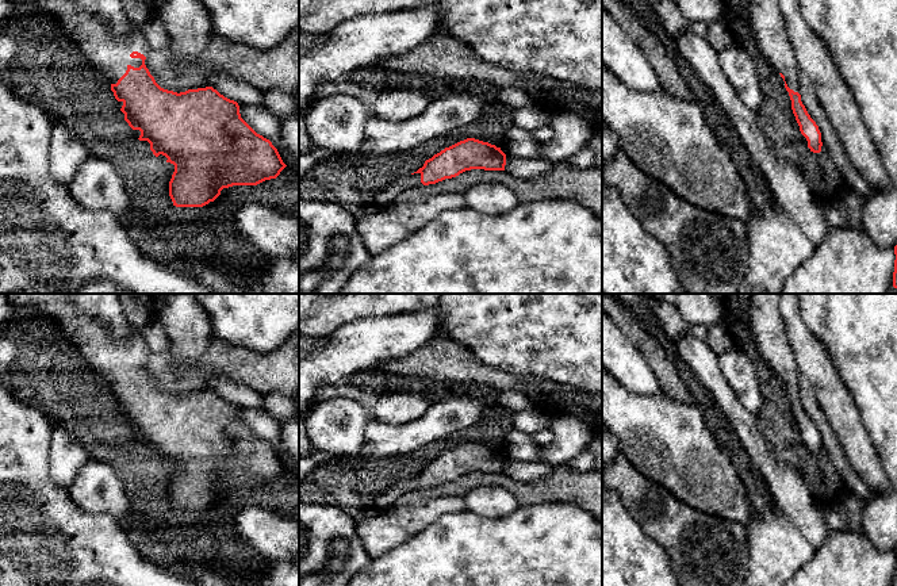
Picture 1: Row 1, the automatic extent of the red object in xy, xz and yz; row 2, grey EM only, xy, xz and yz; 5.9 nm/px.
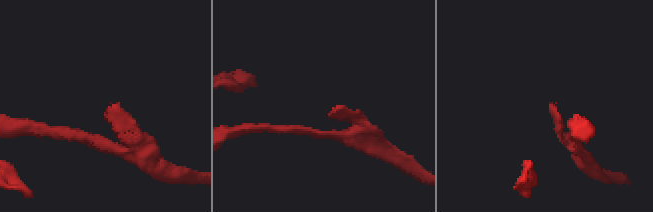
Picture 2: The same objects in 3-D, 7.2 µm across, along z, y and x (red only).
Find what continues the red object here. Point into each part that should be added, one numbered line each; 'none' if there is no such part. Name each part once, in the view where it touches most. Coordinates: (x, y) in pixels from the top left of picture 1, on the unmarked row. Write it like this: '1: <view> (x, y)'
1: xy (104, 355)

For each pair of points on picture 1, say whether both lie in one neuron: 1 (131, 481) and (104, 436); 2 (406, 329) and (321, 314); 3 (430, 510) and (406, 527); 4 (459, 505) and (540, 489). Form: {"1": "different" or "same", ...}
{"1": "same", "2": "different", "3": "same", "4": "different"}

